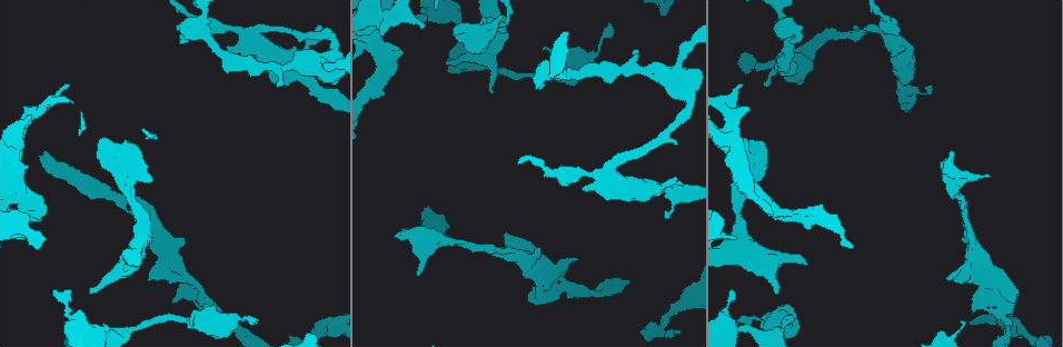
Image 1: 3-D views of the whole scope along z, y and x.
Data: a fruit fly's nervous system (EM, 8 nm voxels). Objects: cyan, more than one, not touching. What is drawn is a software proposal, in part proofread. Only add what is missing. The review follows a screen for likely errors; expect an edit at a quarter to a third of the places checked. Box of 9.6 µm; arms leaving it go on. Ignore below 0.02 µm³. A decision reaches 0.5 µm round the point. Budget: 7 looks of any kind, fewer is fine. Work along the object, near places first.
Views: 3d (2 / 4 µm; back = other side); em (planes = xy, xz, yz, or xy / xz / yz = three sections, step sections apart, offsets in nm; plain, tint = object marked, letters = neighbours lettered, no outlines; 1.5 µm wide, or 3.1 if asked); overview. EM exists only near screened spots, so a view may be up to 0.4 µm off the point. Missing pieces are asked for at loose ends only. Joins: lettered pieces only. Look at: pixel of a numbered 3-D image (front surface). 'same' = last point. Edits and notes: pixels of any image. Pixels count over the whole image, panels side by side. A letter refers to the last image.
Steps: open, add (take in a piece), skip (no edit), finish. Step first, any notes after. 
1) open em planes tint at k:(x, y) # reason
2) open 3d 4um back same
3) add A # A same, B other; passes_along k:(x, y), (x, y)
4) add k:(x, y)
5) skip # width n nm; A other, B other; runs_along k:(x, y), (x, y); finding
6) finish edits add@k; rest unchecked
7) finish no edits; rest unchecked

open 3d 2um at 1:(89, 292)

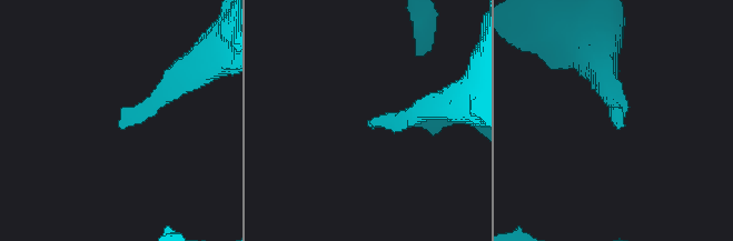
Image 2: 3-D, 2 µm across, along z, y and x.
open em xy step 4 tint at 2:(620, 124)

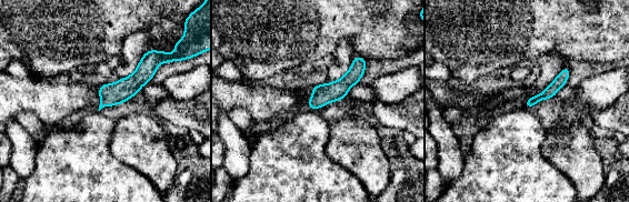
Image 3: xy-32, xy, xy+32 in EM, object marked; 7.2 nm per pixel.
open em planes letters same # another direction

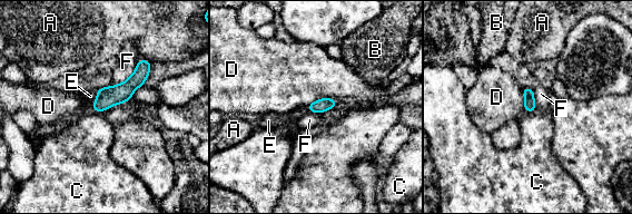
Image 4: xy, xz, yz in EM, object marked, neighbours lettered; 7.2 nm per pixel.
add E # A other, B other, C other, D other, E same, F other; passes_along 4:(107, 97), (97, 96), (90, 96); the neuron continues

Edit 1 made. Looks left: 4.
open overview # see it whole again

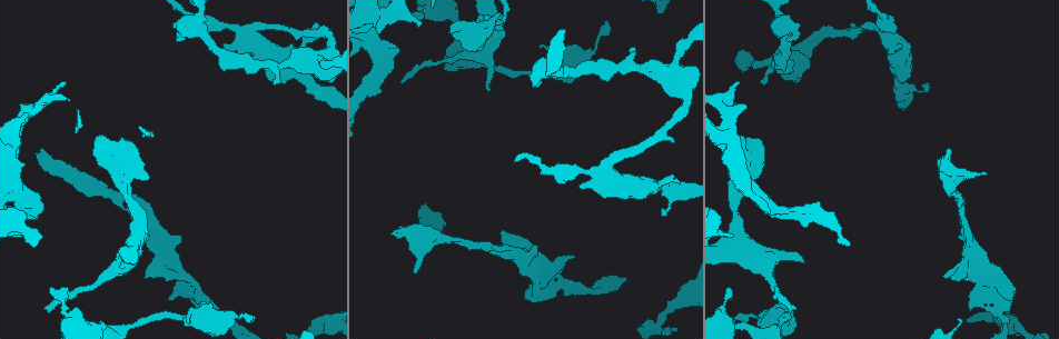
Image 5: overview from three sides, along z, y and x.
open 3d 2um at 5:(247, 317) # an open end

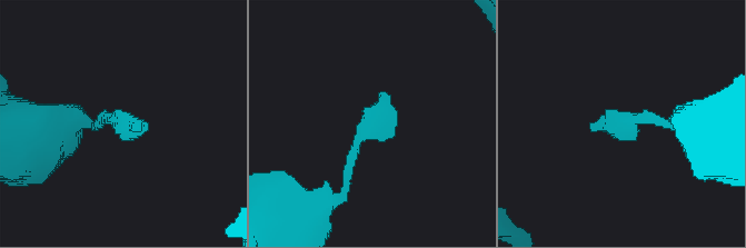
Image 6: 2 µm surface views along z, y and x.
open em xz step 8 tint at 6:(128, 131)

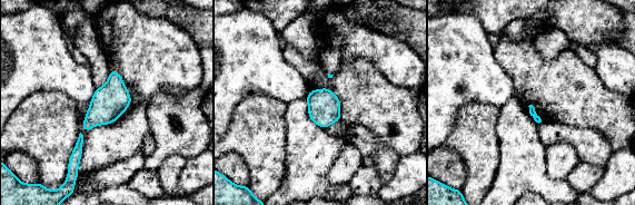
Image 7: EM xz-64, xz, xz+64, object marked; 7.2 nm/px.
open em planes letters same # cut it another way

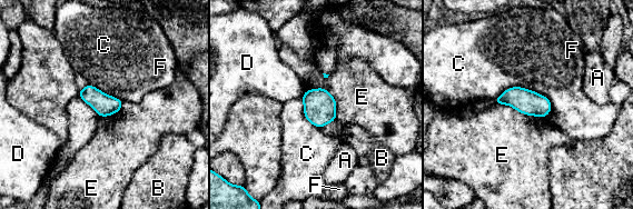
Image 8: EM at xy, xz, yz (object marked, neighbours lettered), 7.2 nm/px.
skip # A other, B other, C other, D other, E other, F other; border 8:(305, 90), (324, 88), (336, 119); no lettered piece goes on from it

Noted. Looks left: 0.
finish edits add@4; rest unchecked

